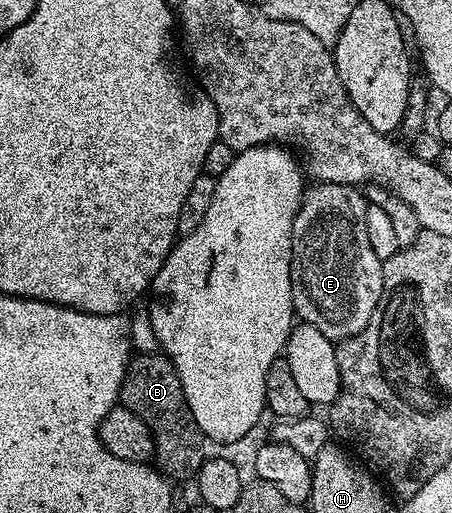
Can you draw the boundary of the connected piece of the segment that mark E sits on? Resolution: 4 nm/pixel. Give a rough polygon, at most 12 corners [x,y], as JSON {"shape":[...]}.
{"shape":[[319,182],[290,233],[294,313],[337,344],[372,320],[383,259],[361,189]]}

